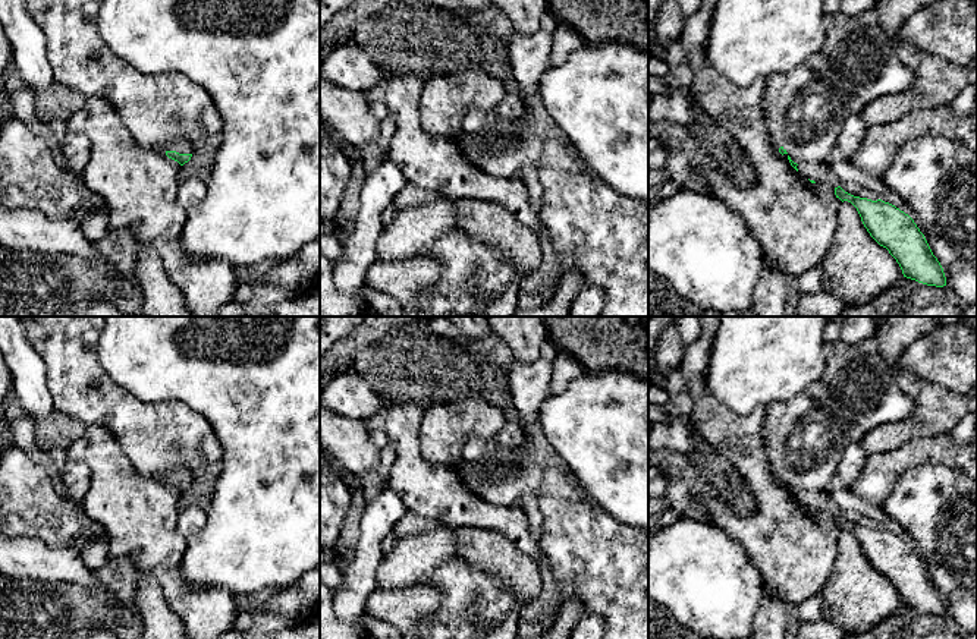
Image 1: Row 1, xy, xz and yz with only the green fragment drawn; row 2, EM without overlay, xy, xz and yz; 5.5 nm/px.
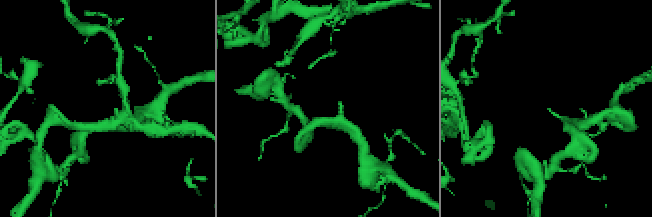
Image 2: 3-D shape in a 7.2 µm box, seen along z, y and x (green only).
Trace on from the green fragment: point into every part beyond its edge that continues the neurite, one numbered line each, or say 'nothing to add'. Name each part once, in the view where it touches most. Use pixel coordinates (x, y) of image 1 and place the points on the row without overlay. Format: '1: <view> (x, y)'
1: xy (182, 474)

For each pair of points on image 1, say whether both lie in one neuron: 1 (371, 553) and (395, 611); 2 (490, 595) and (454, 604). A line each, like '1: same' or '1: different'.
1: different
2: same

